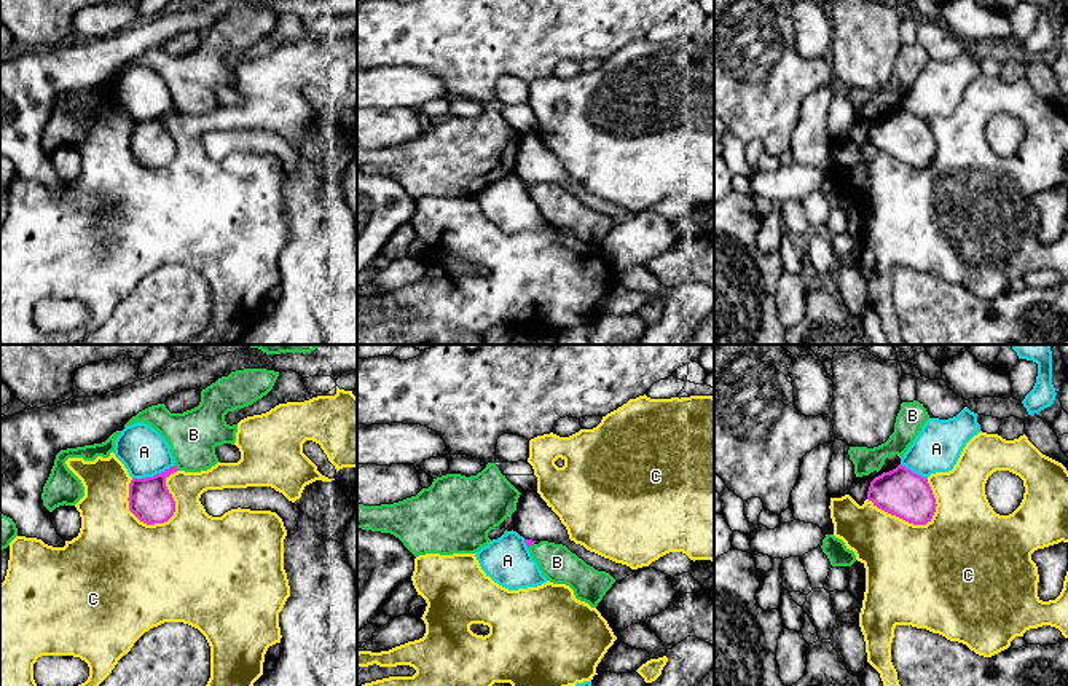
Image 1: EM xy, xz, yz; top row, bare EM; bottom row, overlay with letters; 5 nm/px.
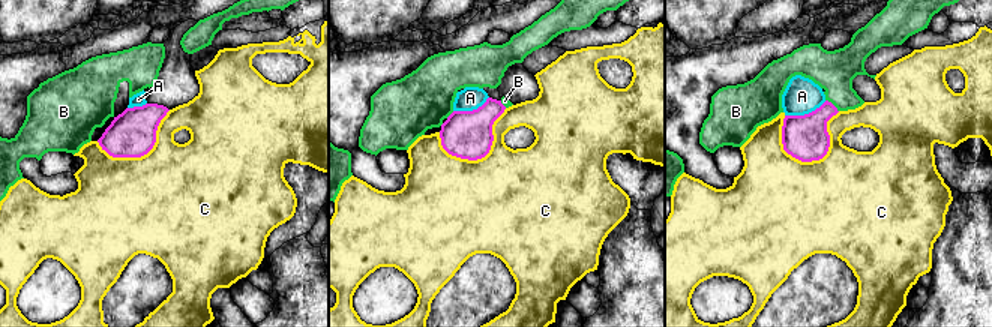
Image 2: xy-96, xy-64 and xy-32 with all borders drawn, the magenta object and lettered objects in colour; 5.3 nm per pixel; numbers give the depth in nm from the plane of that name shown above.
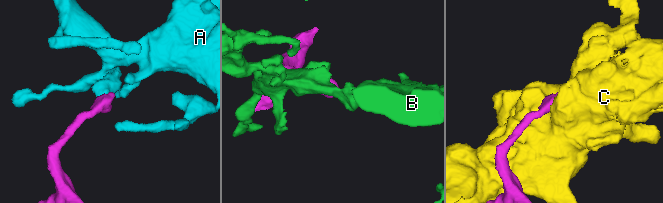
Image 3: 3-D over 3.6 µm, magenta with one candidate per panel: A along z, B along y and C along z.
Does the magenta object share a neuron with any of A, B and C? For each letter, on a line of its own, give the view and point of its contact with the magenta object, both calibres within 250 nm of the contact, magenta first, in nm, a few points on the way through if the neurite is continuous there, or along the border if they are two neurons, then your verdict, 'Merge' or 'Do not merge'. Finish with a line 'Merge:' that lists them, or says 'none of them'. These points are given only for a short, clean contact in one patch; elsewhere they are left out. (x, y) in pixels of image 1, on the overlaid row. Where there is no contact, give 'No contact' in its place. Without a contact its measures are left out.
A: Touches magenta at xy (153, 476). Thickness 220 nm (magenta) against 240 nm. Boundary: xy (174, 465), (152, 476), (133, 479). Do not merge
B: Touches magenta at xy (176, 468). Thickness 220 nm (magenta) against 260 nm. Do not merge
C: Touches magenta at xy (174, 508). Thickness 220 nm (magenta) against 420 nm. Do not merge
Merge: none of them

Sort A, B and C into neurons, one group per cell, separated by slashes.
A / B / C

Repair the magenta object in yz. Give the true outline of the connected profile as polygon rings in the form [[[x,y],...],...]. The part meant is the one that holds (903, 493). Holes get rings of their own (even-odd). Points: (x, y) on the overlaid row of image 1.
[[[899,464],[870,482],[867,499],[878,509],[913,525],[926,525],[936,512],[928,479]]]

